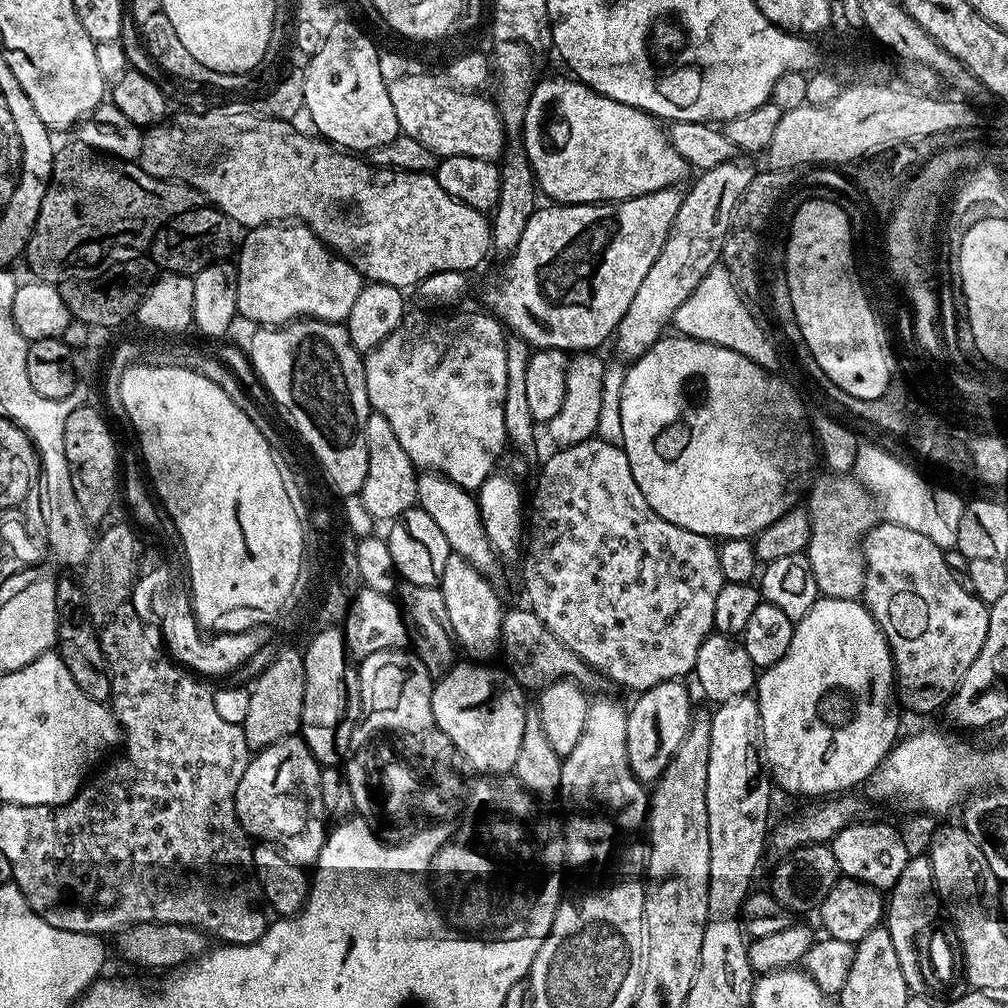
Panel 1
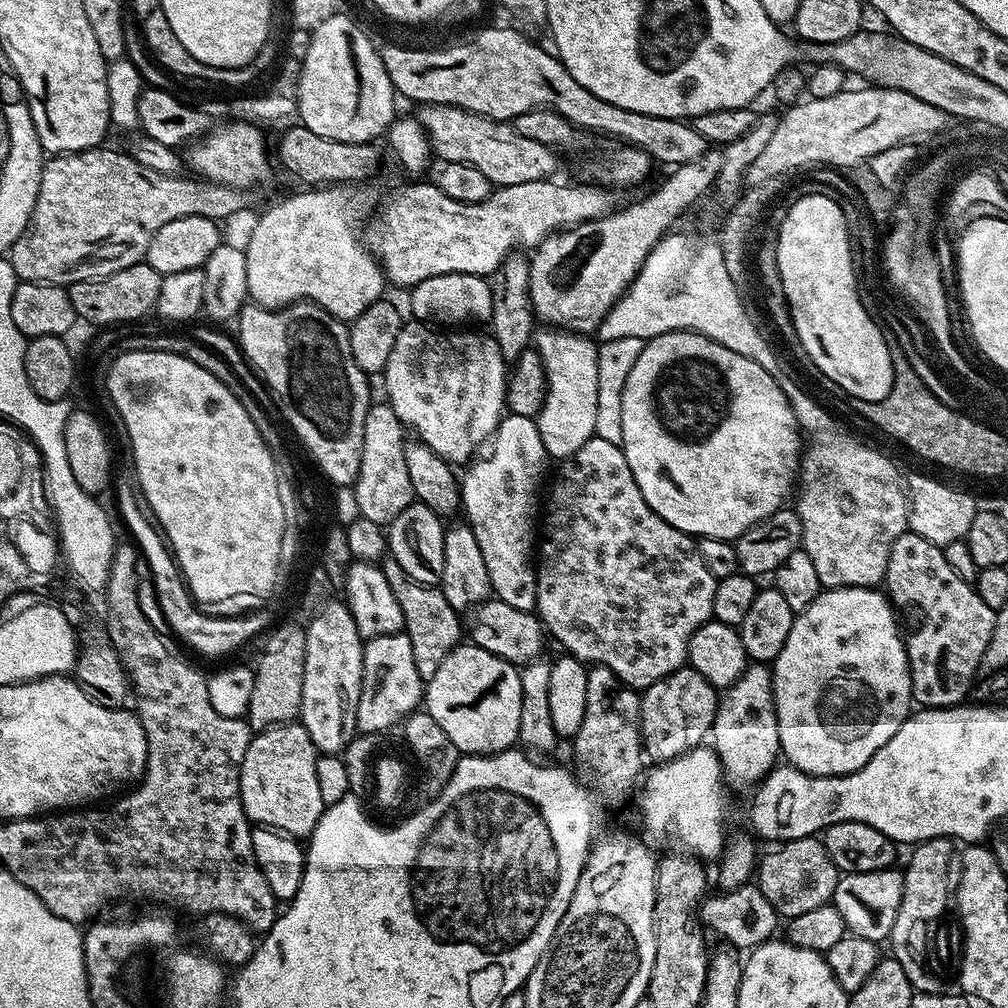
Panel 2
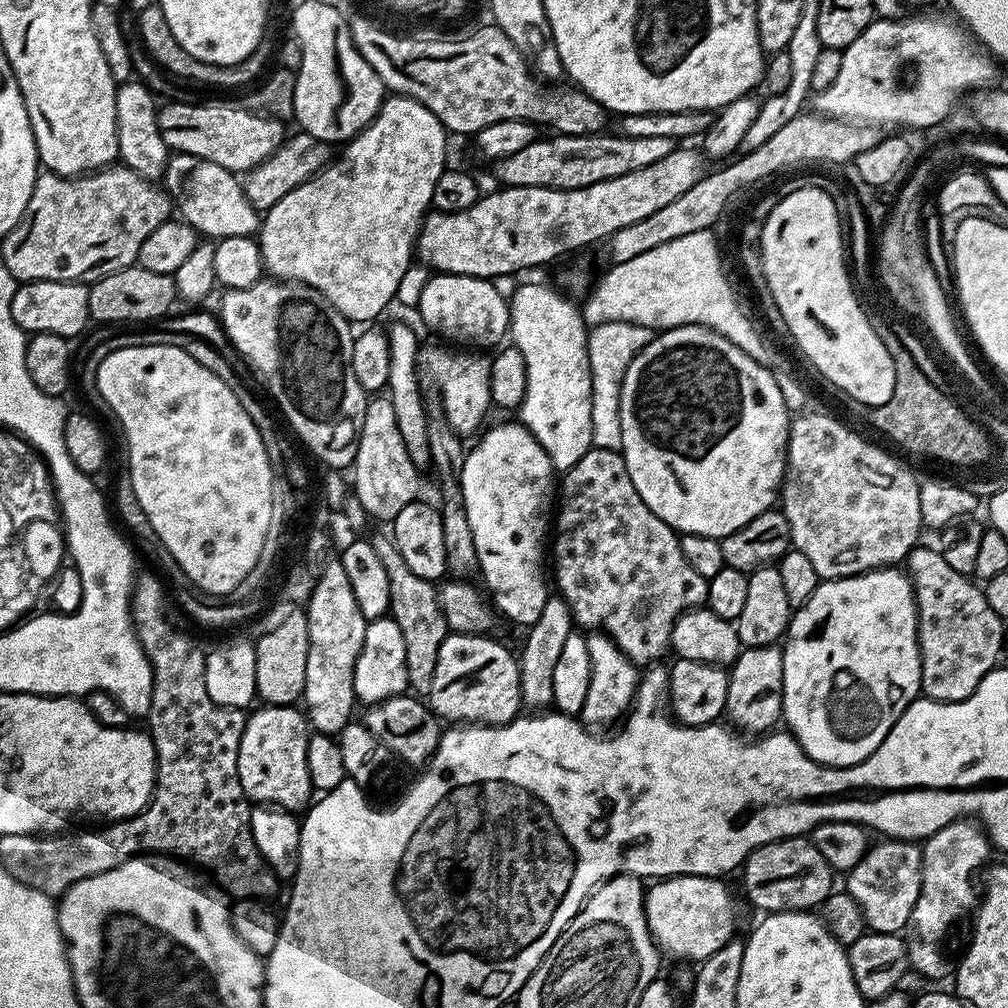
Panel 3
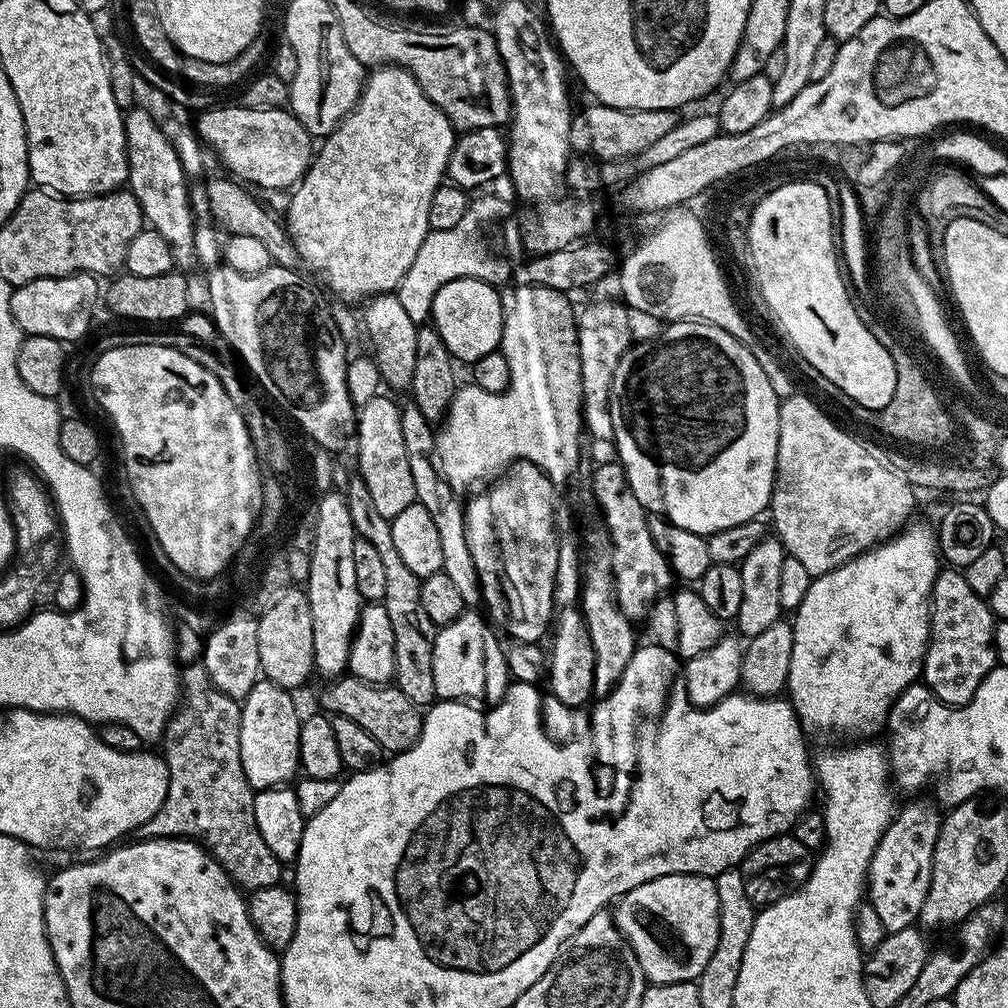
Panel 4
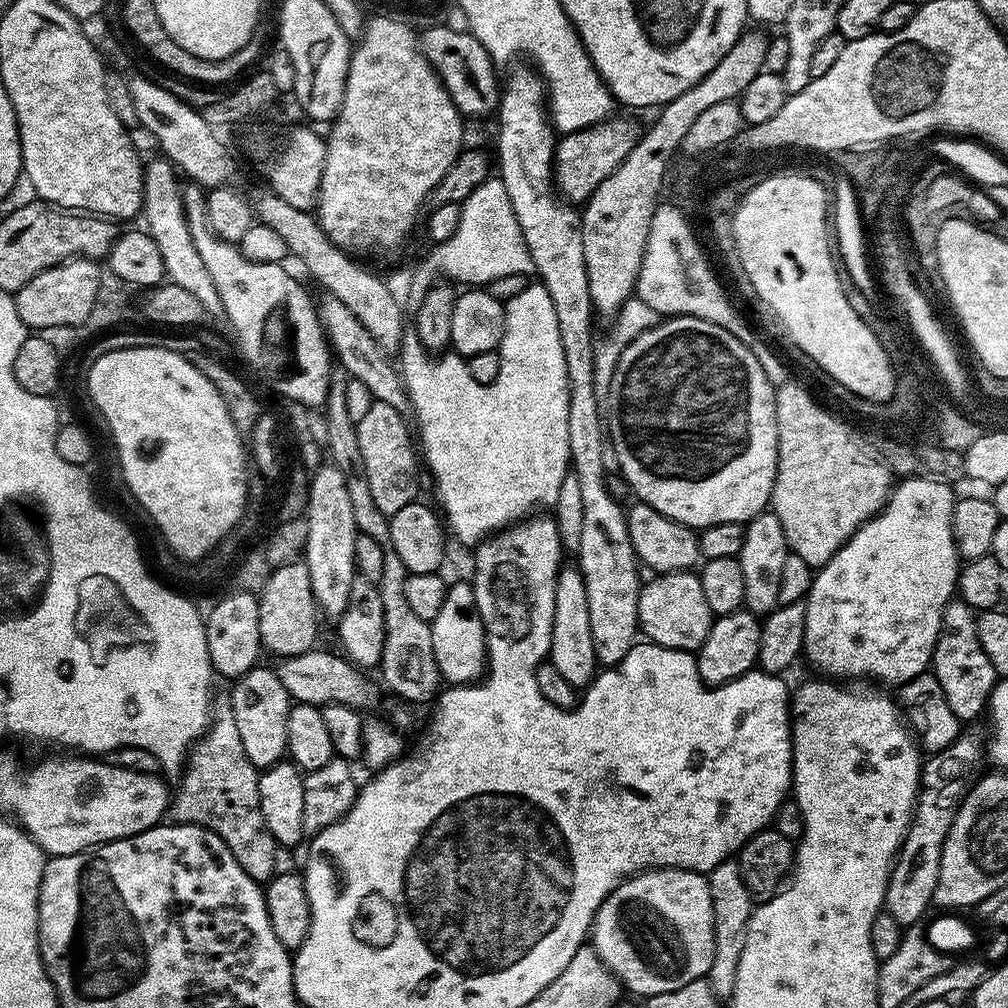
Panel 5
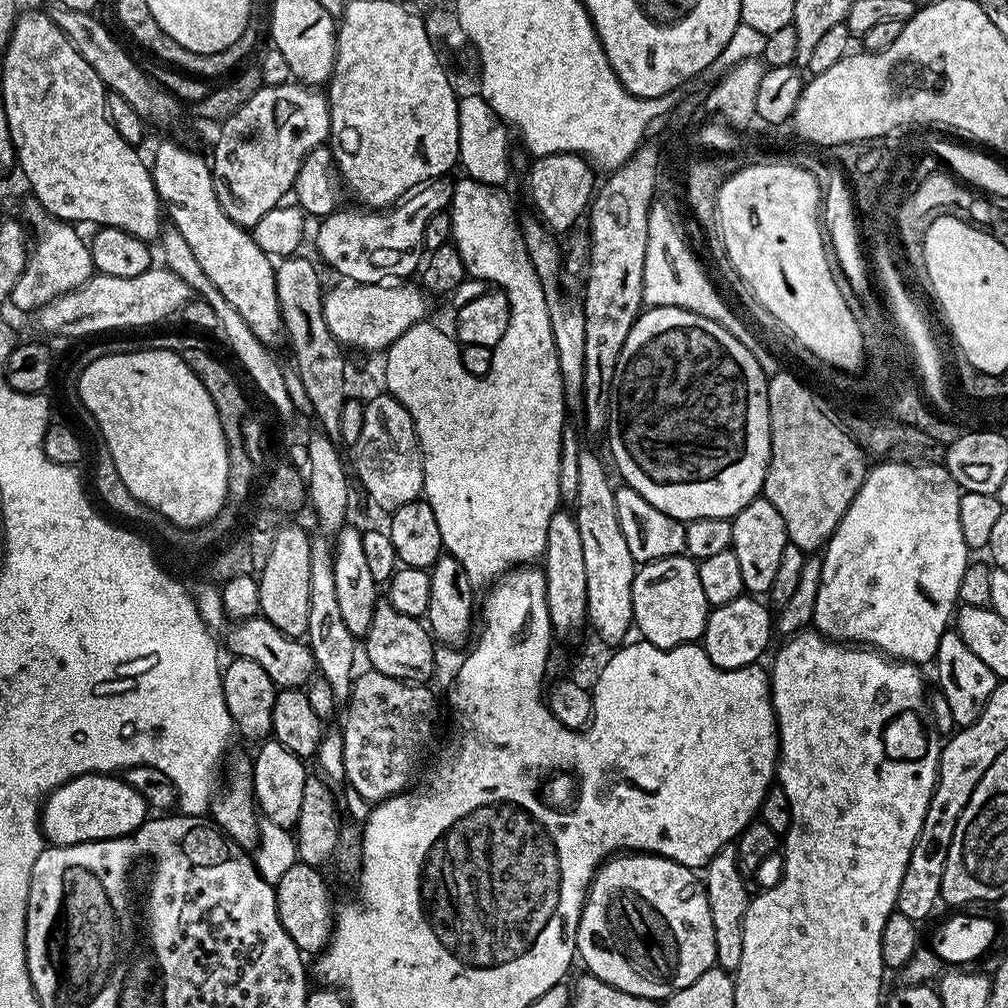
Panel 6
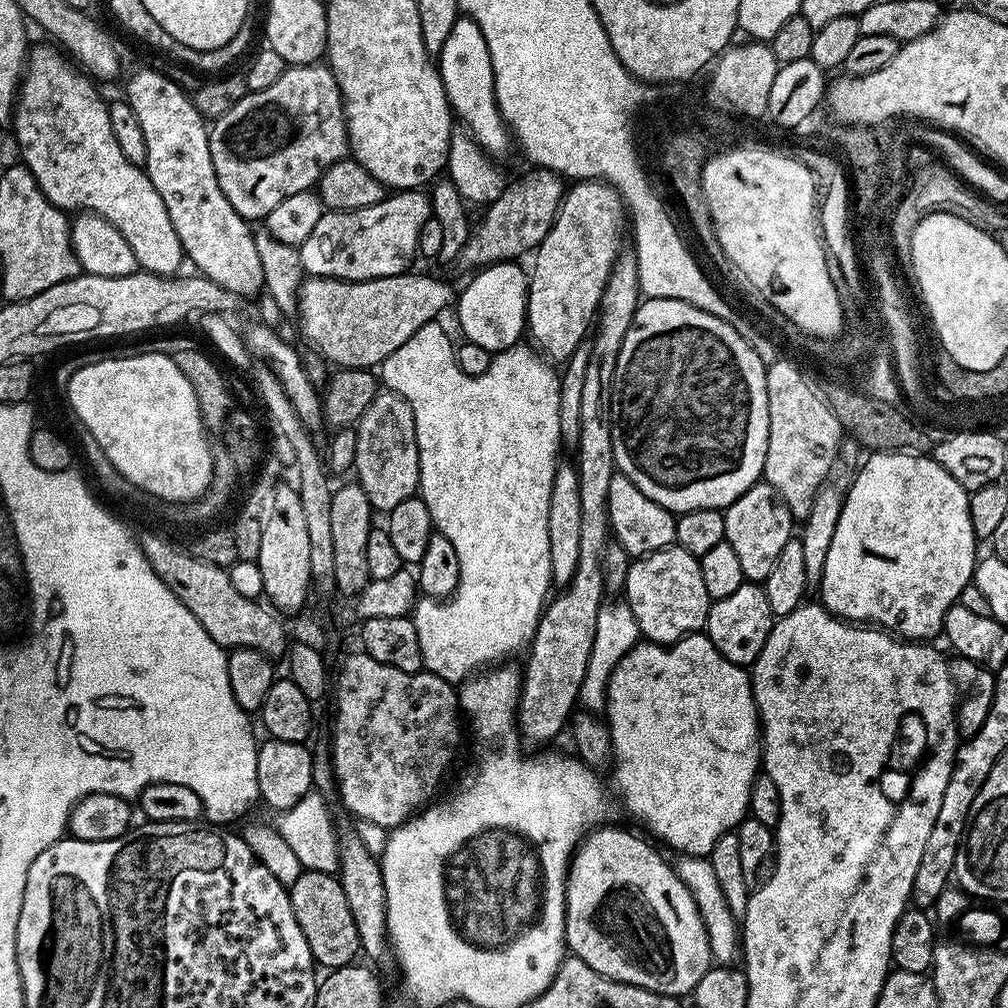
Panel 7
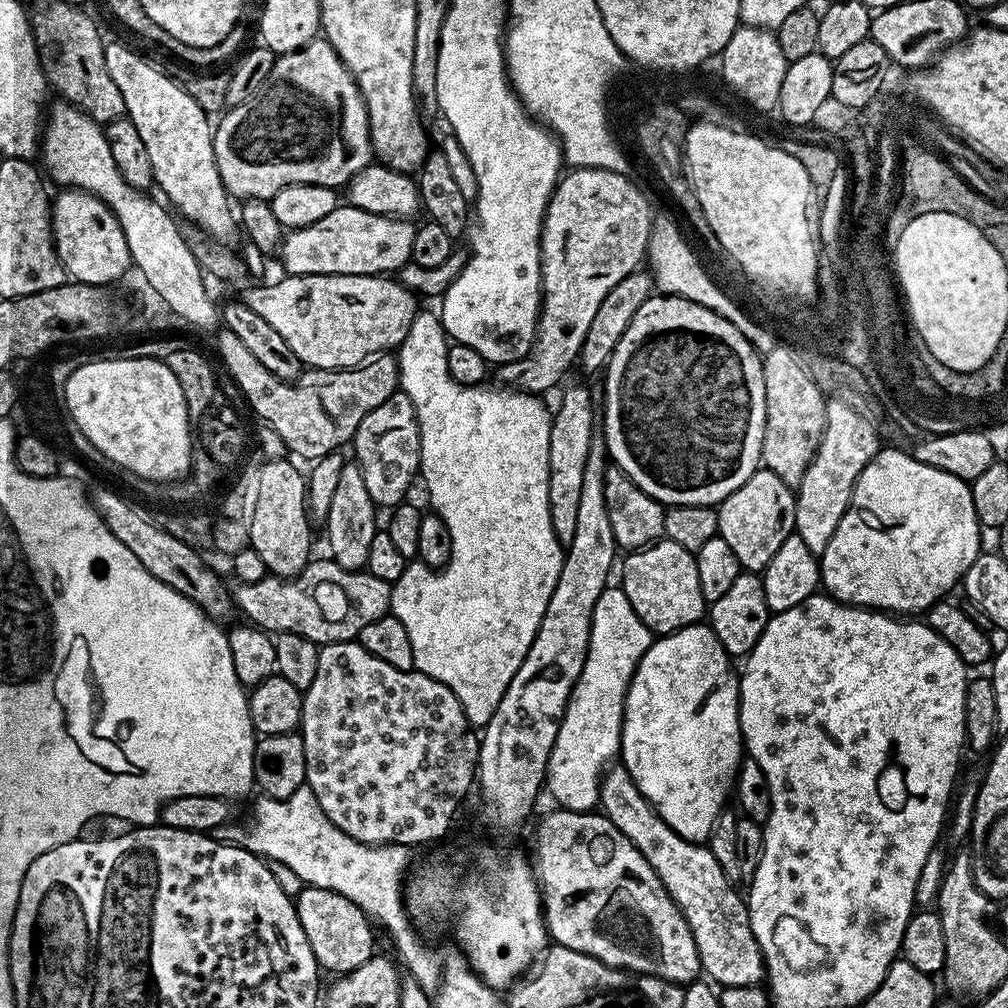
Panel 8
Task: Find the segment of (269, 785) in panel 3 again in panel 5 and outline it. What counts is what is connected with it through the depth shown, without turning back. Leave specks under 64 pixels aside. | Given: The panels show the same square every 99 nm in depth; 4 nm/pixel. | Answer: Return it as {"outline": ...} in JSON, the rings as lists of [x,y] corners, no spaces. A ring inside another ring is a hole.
{"outline":[[[257,666],[238,677],[231,688],[230,703],[234,710],[234,718],[238,722],[238,734],[242,738],[246,758],[254,762],[257,770],[281,763],[288,750],[286,718],[290,714],[294,701],[288,695],[286,686],[282,686],[278,674],[271,667]]]}

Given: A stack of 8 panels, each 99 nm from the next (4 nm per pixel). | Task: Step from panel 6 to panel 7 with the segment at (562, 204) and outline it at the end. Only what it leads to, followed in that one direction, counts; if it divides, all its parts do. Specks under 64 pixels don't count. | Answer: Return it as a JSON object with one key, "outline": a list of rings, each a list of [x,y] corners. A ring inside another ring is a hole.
{"outline":[[[533,167],[521,180],[509,183],[496,201],[483,209],[484,221],[473,227],[462,254],[454,261],[455,267],[479,270],[489,264],[512,262],[516,256],[535,253],[536,247],[550,234],[556,212],[564,201],[566,184],[548,168]]]}

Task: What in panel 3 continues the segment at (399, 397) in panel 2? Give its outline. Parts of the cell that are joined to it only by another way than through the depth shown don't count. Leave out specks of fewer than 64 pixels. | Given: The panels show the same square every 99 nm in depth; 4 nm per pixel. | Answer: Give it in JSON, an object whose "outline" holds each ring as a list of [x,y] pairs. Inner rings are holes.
{"outline":[[[421,347],[418,357],[418,372],[425,381],[436,387],[440,395],[439,407],[444,417],[450,422],[450,426],[457,434],[472,432],[484,420],[488,408],[493,407],[492,394],[490,392],[490,366],[491,359],[486,355],[479,356],[476,350],[460,350],[455,352],[452,348],[428,348]]]}

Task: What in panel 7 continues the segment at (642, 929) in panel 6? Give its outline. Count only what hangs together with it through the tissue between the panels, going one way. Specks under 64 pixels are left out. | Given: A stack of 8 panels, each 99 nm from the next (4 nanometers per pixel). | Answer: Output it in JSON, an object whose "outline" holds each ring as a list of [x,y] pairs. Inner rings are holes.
{"outline":[[[597,827],[581,840],[568,866],[564,931],[567,951],[606,978],[663,996],[684,998],[714,964],[702,914],[698,914],[698,906],[675,867],[667,864],[642,837],[624,828],[604,827]]]}

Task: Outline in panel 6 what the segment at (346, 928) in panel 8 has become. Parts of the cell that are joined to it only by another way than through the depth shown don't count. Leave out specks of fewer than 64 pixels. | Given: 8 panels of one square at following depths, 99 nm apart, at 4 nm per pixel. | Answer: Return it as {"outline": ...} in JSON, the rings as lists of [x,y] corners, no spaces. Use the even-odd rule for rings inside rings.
{"outline":[[[297,862],[275,884],[278,918],[286,934],[290,934],[290,942],[298,946],[301,954],[319,954],[328,947],[332,938],[334,923],[334,904],[332,908],[332,892],[324,881],[323,871],[314,865]]]}

